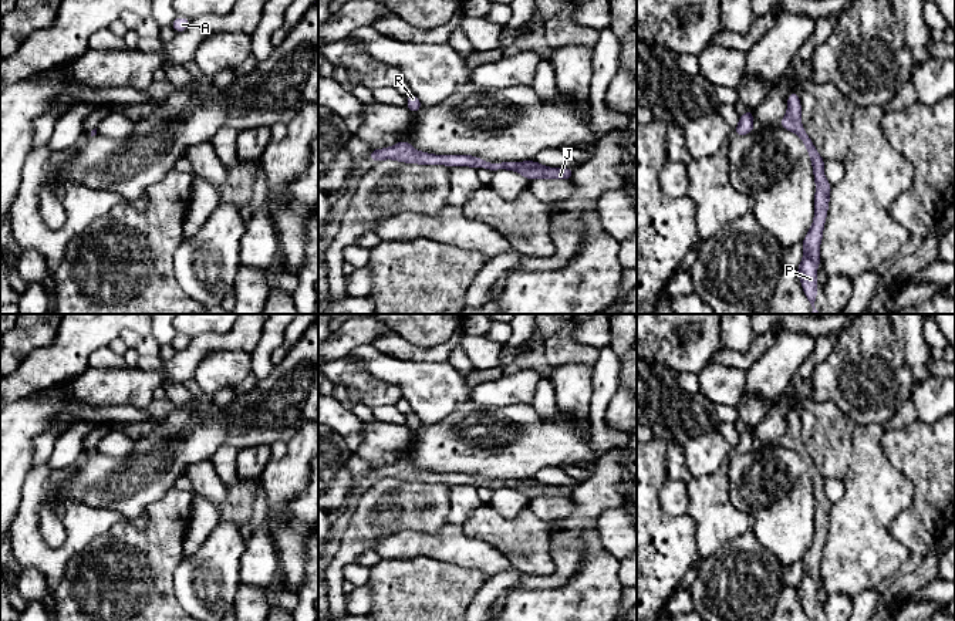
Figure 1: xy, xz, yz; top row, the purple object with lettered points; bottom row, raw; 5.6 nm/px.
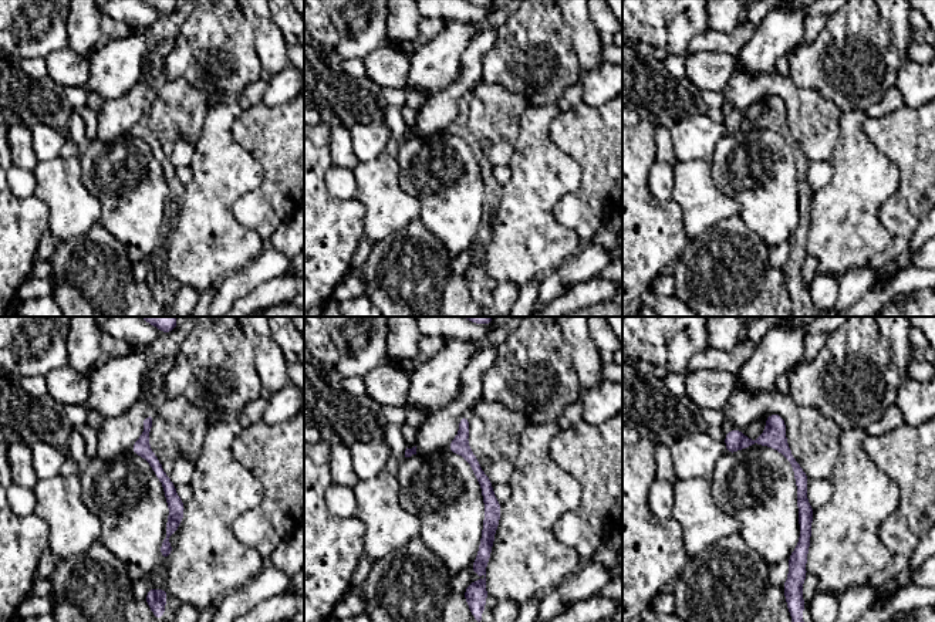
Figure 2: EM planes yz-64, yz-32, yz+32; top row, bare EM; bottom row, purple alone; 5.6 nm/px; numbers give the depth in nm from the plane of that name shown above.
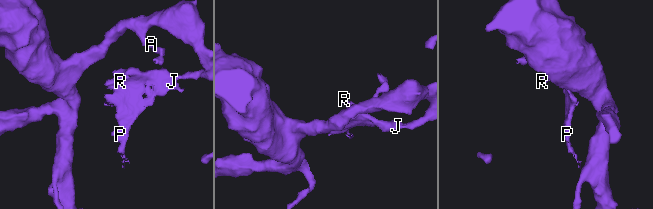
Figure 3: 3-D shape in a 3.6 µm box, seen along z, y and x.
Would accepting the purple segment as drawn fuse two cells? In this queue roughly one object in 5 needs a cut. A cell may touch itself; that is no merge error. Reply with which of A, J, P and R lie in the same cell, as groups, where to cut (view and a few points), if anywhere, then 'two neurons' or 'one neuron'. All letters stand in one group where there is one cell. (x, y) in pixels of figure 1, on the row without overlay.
groups A J P R; cut none; one neuron

